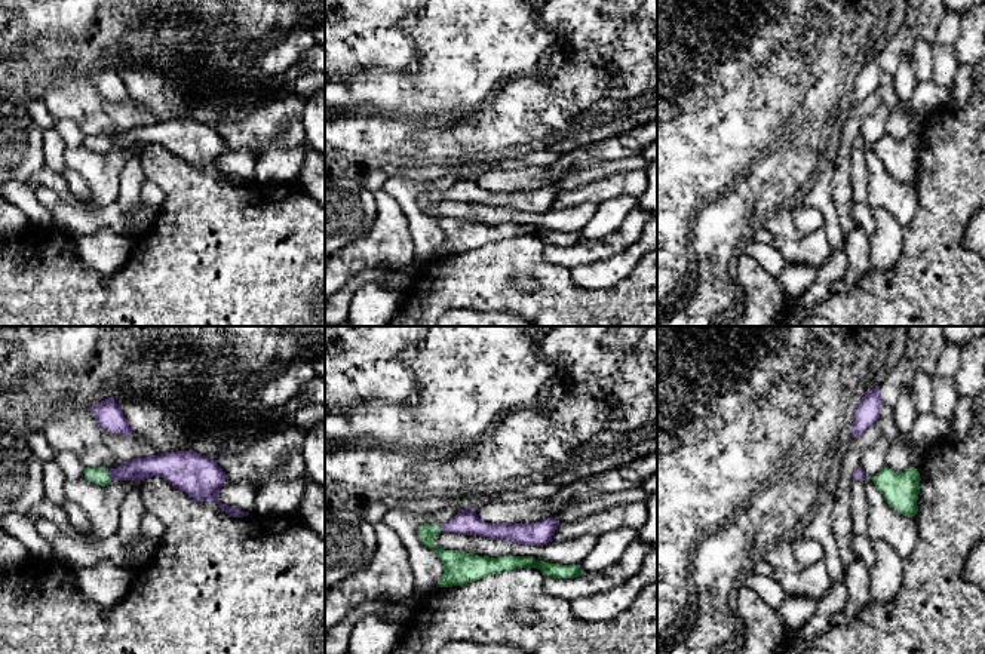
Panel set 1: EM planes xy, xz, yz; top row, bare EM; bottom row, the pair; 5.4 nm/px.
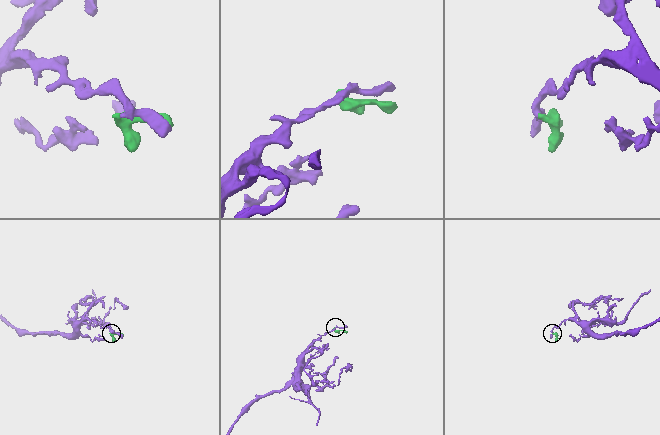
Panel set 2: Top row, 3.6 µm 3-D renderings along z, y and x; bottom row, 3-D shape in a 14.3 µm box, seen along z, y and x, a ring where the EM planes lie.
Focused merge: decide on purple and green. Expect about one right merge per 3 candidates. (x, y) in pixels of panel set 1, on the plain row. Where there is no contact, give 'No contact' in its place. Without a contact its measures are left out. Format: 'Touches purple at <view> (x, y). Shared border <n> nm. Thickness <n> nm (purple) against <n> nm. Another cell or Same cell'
Touches purple at xy (109, 143). Shared border 60 nm. Thickness 130 nm (purple) against 100 nm. Same cell

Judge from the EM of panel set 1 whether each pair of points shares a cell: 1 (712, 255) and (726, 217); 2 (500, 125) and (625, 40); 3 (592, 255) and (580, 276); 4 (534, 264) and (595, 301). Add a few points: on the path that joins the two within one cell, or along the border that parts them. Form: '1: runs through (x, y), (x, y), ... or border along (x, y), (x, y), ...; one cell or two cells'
1: runs through (712, 246), (714, 235), (720, 226); one cell
2: runs through (531, 107), (551, 100), (594, 57); one cell
3: border along (619, 252), (588, 264), (577, 264), (571, 270); two cells
4: runs through (549, 278), (573, 301), (580, 301); one cell

